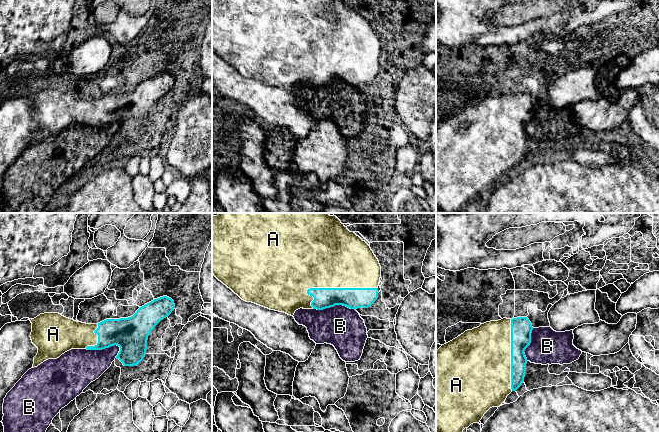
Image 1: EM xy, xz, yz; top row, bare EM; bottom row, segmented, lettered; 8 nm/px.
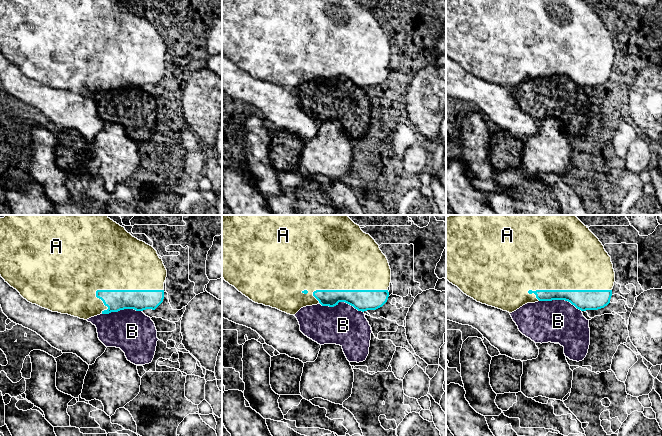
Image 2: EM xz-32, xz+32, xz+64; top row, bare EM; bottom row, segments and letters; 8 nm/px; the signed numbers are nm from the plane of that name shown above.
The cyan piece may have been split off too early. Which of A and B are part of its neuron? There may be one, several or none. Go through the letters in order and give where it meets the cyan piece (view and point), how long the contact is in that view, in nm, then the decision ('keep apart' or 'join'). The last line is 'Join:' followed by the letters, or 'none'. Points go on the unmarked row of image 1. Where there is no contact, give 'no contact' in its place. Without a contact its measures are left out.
A: contact xz (340, 64); length 600 nm; join
B: contact xy (104, 124); length 280 nm; keep apart
Join: A

